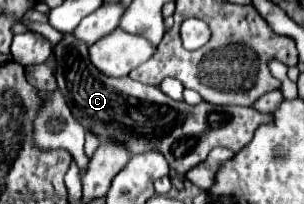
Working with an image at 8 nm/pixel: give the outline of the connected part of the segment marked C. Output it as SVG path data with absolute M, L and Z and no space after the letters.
M63 33L63 39L53 47L55 79L75 119L85 131L91 131L97 137L123 143L133 155L147 151L163 153L177 175L185 175L189 169L203 163L213 147L227 147L233 153L241 151L253 139L255 129L271 119L271 115L251 107L219 107L205 101L191 107L185 101L175 101L161 89L133 81L131 77L111 79L89 61L87 49L87 43L79 43L73 33Z

